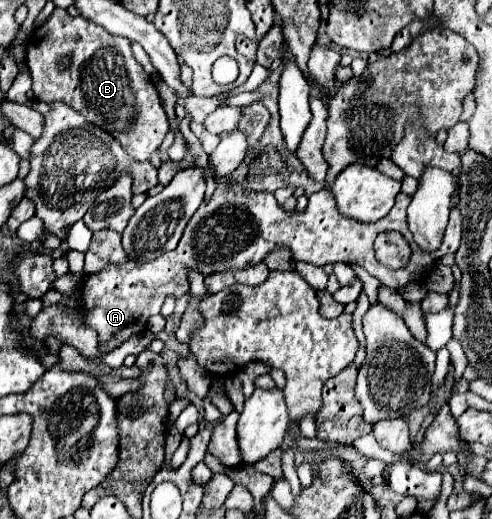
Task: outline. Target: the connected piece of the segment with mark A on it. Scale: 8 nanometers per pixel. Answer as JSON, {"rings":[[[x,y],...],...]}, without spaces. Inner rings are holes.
{"rings":[[[217,188],[211,202],[203,202],[201,208],[193,214],[189,220],[181,242],[173,252],[165,252],[165,256],[159,256],[157,260],[149,260],[143,264],[133,264],[133,260],[121,264],[121,266],[107,266],[101,272],[87,276],[81,284],[83,302],[85,302],[85,322],[87,326],[95,328],[99,332],[99,344],[103,352],[111,352],[121,342],[125,342],[133,334],[141,334],[147,328],[147,320],[151,314],[157,314],[165,296],[179,298],[189,290],[187,274],[183,270],[197,268],[201,274],[219,272],[225,268],[245,268],[251,264],[257,264],[263,260],[267,252],[271,252],[275,246],[287,246],[293,252],[293,260],[303,260],[315,266],[323,266],[327,262],[345,262],[345,264],[357,264],[365,268],[371,276],[375,276],[383,286],[391,290],[399,290],[405,284],[411,284],[411,274],[417,266],[431,266],[439,258],[443,258],[447,252],[457,252],[461,236],[463,236],[463,224],[459,208],[451,208],[451,218],[441,242],[441,248],[437,252],[423,252],[417,244],[409,228],[407,228],[407,206],[411,198],[403,192],[397,194],[395,206],[391,212],[373,222],[373,224],[361,224],[359,220],[349,220],[349,216],[341,216],[331,190],[321,190],[317,194],[311,194],[309,206],[305,212],[285,214],[273,194],[269,192],[245,192],[241,188]],[[397,230],[405,236],[409,242],[413,254],[405,268],[391,270],[385,266],[379,266],[379,262],[373,258],[373,238],[379,232]]]}

